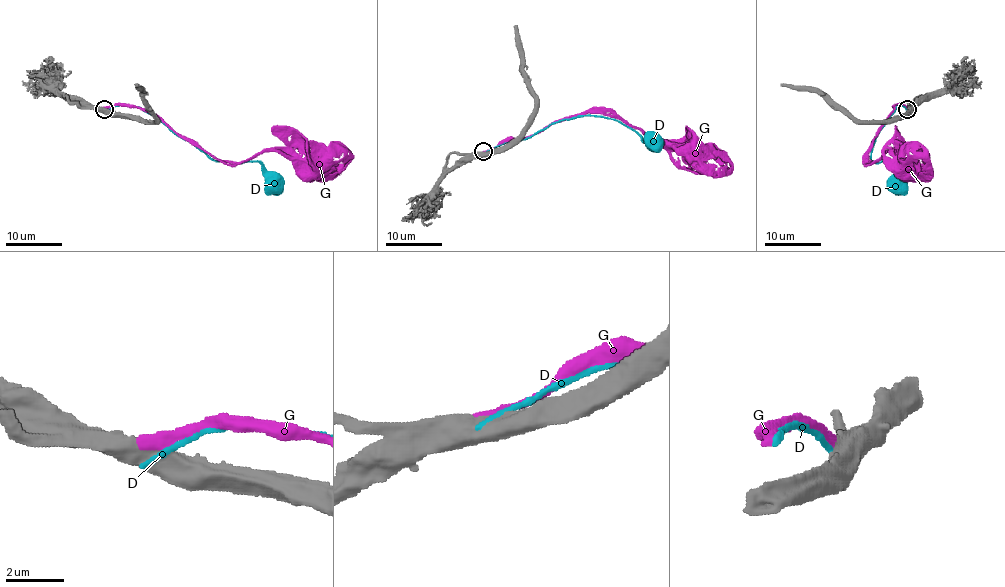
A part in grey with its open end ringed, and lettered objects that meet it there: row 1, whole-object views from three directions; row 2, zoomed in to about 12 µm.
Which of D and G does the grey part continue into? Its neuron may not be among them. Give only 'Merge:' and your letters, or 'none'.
Merge: G

